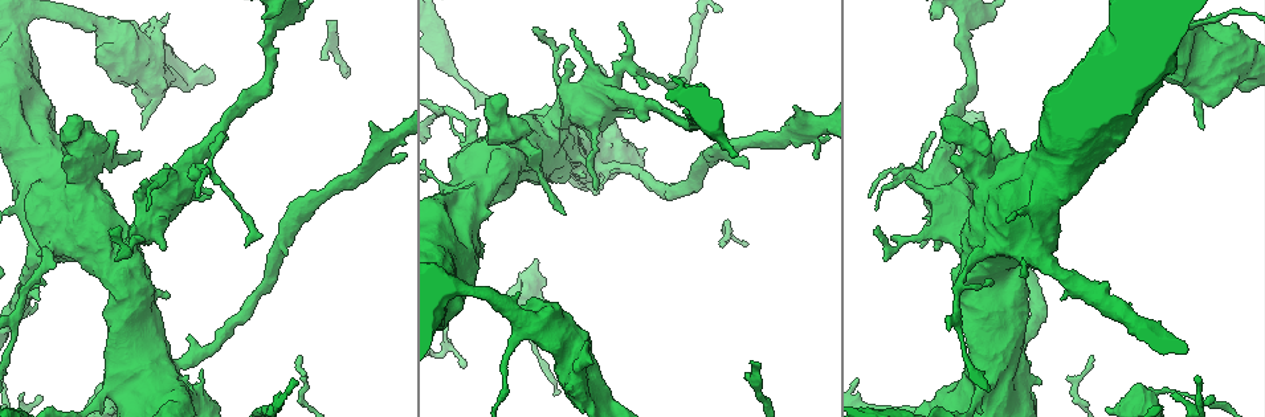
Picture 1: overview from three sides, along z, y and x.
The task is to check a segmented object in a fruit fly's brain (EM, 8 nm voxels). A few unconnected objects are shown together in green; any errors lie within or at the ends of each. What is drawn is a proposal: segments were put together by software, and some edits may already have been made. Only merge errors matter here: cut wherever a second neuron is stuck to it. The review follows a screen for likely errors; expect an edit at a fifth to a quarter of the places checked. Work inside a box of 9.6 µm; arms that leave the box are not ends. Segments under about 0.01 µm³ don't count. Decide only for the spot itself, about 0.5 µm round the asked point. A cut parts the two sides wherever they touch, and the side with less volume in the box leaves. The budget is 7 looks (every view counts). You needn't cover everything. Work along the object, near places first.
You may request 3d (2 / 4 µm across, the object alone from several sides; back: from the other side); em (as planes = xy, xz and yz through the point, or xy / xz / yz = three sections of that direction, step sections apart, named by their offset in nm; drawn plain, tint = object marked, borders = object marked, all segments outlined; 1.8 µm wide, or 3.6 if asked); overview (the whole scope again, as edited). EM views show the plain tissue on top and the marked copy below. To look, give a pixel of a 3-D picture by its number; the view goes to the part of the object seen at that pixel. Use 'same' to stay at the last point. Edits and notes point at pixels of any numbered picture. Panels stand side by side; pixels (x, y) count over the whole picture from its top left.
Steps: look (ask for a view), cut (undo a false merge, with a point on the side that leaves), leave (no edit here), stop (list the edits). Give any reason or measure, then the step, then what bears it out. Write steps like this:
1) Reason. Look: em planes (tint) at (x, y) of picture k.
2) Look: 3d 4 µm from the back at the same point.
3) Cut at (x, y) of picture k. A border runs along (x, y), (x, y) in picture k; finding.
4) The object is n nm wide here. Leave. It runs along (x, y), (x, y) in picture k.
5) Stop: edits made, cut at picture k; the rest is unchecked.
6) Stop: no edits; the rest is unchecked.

Look: 3d 4 µm at (554, 122) of picture 1.

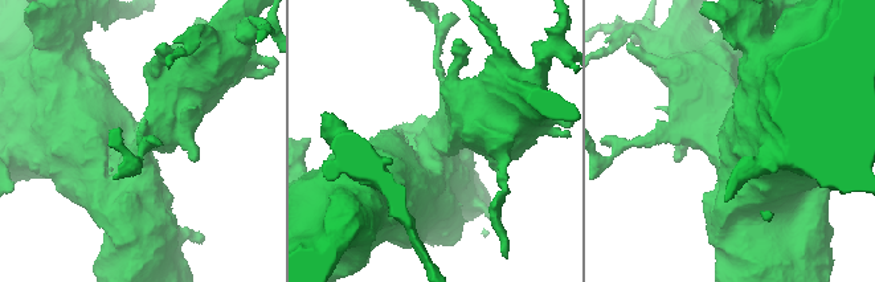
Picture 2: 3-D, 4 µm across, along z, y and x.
Now the EM. Look: em 3.6 µm planes (tint) at (433, 141) of picture 2.

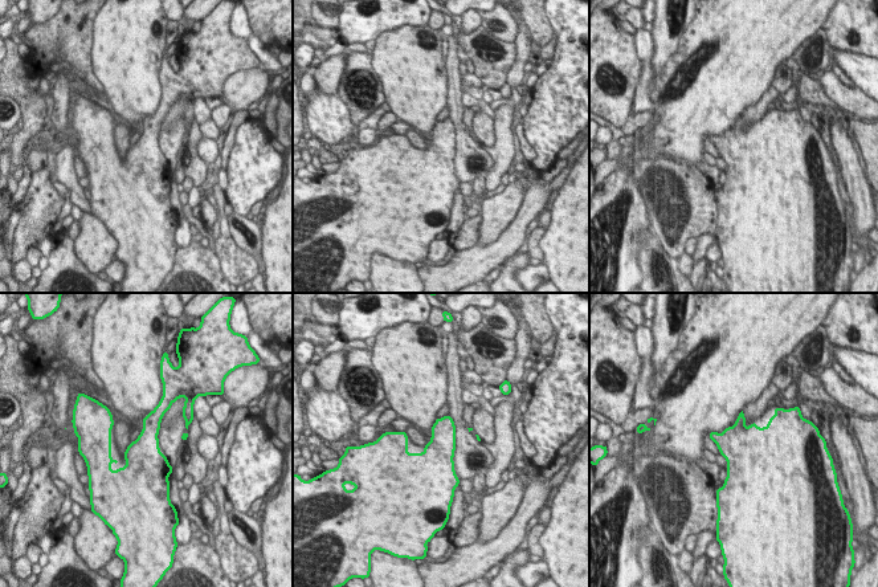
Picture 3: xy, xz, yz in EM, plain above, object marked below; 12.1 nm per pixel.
Leave. All the same neuron.

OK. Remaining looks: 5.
Arms part here. Look: em 3.6 µm planes (tint) at (197, 170) of picture 1.

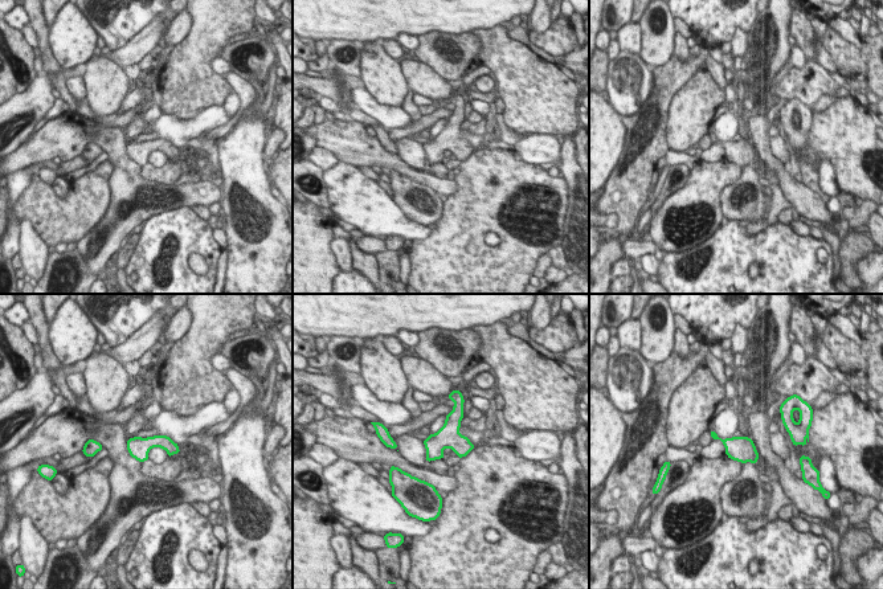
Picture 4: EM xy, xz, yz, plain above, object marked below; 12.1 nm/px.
The object is 260 nm wide here. Leave. All the same neuron.

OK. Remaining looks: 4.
Thick turns thin. Look: em 3.6 µm xz step 4 (borders) at (127, 390) of picture 1.

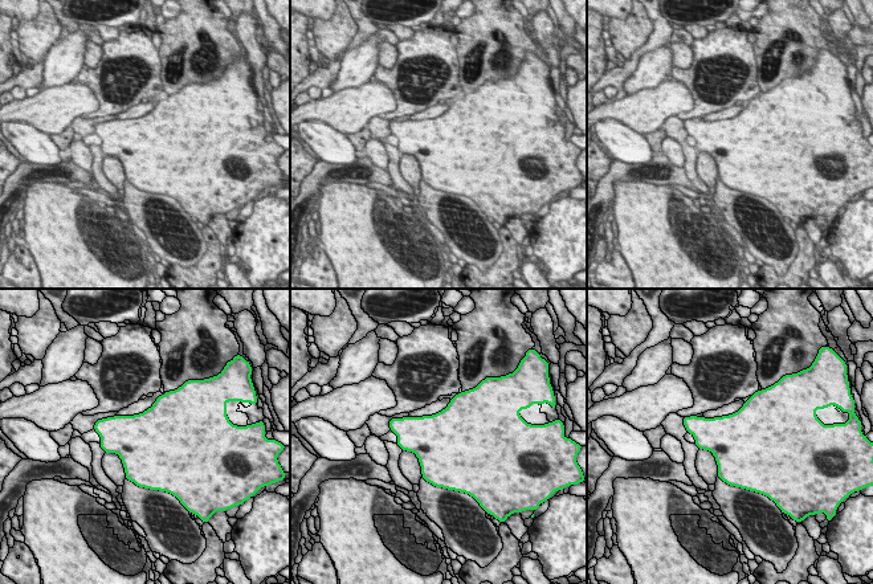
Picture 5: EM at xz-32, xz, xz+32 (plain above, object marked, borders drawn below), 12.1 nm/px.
Cut it another way. Look: em 3.6 µm planes (borders) at the same point.

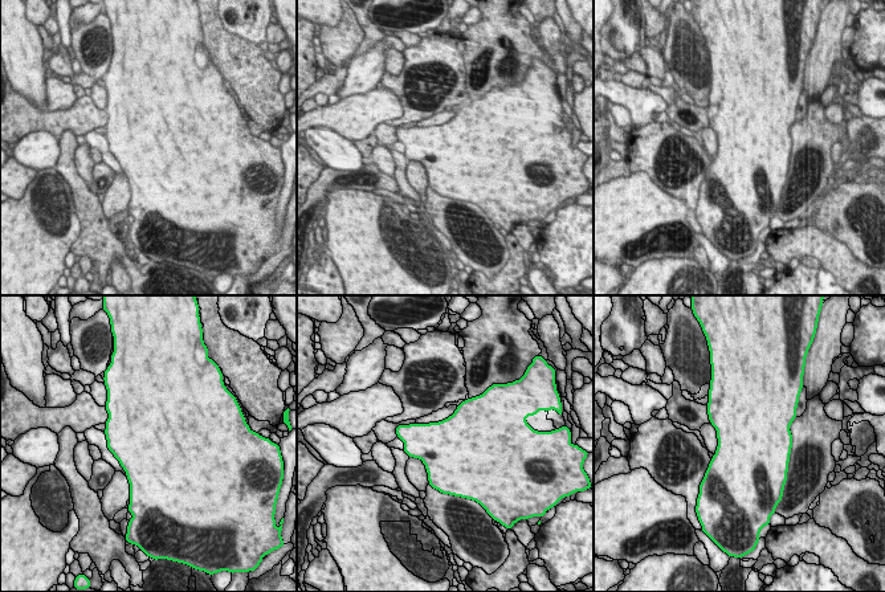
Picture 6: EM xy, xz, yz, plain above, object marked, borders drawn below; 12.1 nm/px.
The object is 800 nm wide here. Leave. All the same neuron.

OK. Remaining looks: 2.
Stop: no edits; the rest is unchecked.

